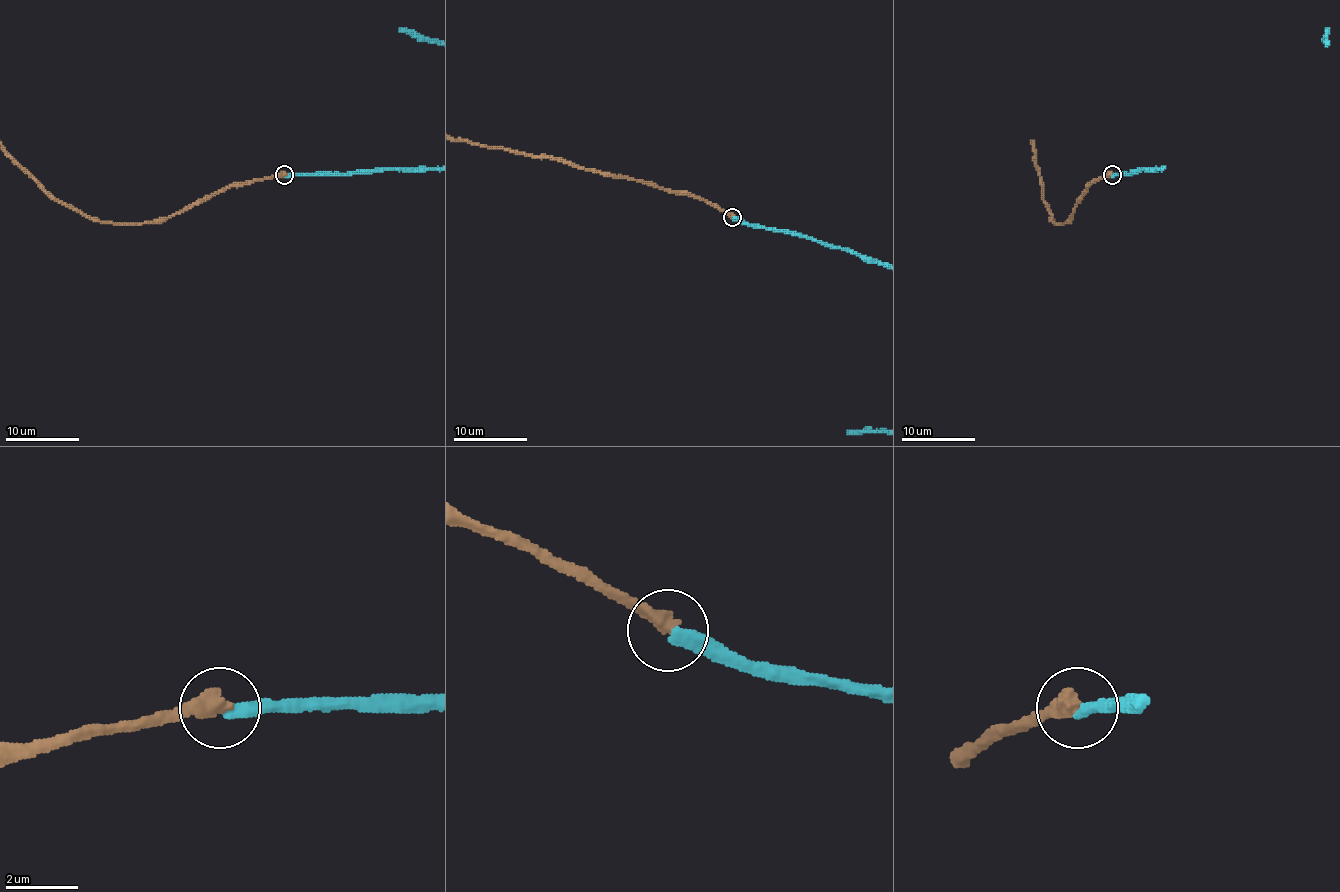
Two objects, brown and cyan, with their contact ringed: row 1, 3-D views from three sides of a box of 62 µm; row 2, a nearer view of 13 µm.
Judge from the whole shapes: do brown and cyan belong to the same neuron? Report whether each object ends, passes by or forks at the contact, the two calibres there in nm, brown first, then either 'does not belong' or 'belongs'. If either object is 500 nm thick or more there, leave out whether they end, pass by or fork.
brown ends; cyan ends; calibres 480 and 360 nm; does not belong

